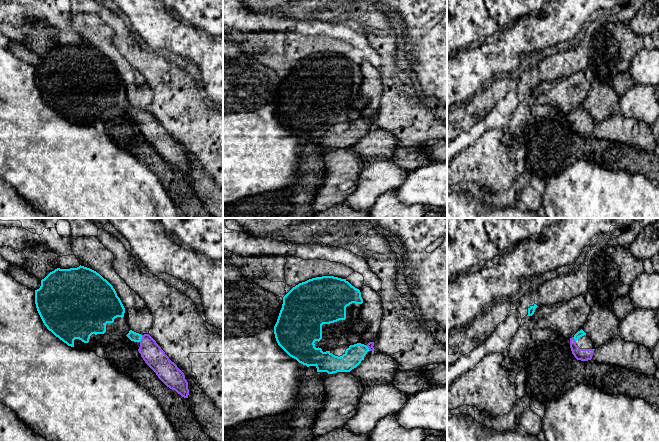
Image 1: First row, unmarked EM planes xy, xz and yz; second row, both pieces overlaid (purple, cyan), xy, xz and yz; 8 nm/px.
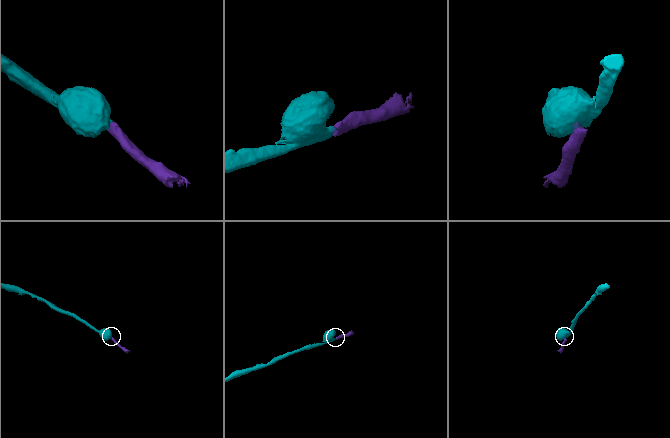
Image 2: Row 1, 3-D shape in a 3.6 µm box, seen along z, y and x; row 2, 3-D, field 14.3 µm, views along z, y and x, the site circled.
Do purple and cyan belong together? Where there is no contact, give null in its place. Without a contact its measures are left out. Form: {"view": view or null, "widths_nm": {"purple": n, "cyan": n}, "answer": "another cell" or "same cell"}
{"view": "xy", "widths_nm": {"purple": 170, "cyan": 80}, "answer": "same cell"}

